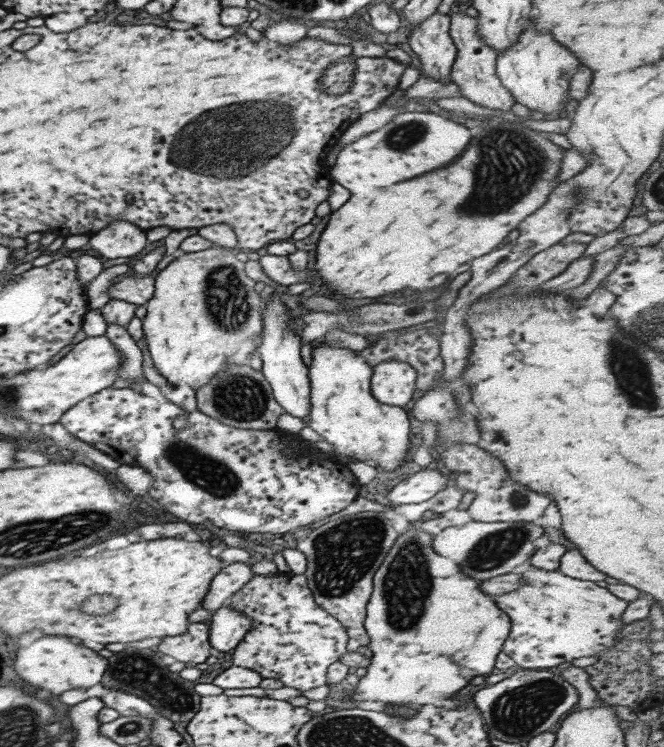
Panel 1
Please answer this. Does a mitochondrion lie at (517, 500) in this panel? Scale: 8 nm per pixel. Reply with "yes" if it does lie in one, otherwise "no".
yes

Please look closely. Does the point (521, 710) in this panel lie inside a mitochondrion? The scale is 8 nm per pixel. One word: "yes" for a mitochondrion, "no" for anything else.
yes

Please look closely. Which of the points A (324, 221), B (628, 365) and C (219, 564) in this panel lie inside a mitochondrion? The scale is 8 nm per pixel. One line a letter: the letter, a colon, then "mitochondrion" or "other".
A: other
B: mitochondrion
C: other

